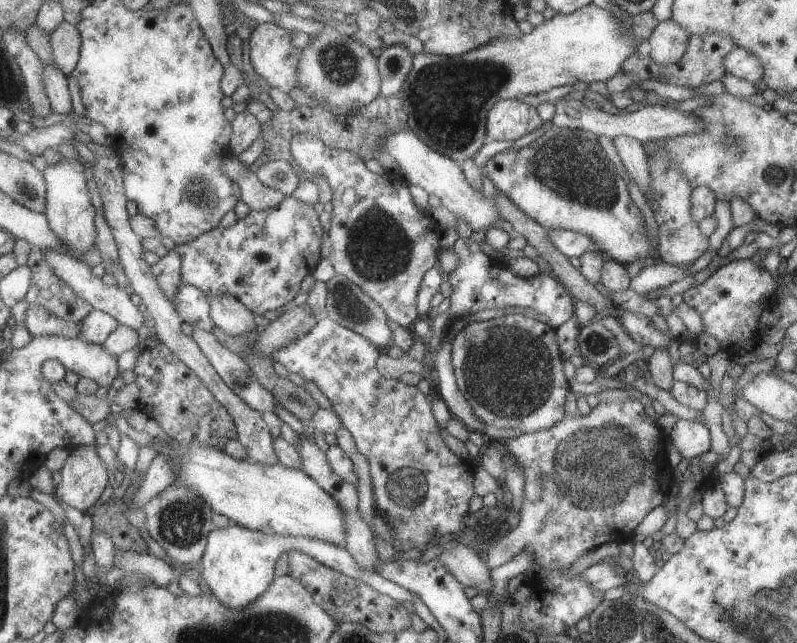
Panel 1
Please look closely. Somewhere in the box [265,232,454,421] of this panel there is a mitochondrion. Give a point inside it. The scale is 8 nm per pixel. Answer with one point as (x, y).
(356, 306)

